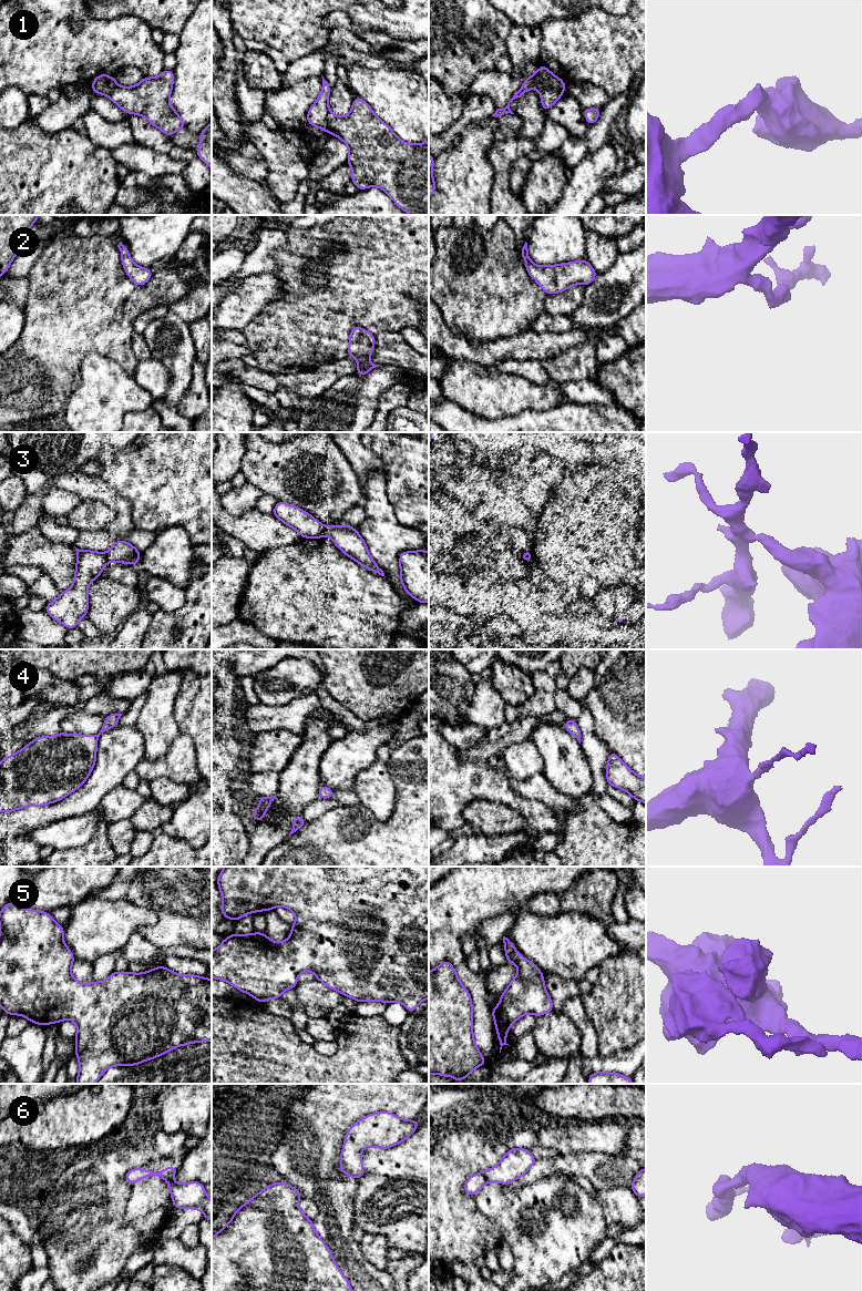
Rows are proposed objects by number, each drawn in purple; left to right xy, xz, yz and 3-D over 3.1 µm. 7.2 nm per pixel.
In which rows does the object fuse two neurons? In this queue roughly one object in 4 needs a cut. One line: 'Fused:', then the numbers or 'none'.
Fused: 1, 3

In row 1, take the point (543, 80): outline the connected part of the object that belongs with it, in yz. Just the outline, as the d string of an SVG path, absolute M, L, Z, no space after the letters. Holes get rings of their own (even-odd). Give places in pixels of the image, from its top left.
M540 64L540 68L536 71L536 73L526 78L523 85L520 88L520 90L516 93L514 93L513 98L509 101L507 105L504 109L496 109L495 113L492 116L502 116L506 113L514 114L510 109L510 102L517 99L517 98L521 98L530 89L537 89L540 91L540 94L542 98L542 94L545 91L558 91L561 93L564 93L565 89L566 89L566 83L562 79L554 75L545 65Z

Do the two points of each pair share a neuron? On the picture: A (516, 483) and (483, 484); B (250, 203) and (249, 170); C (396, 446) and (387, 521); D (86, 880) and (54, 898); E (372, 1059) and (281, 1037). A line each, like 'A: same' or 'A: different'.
A: same
B: different
C: different
D: same
E: same

